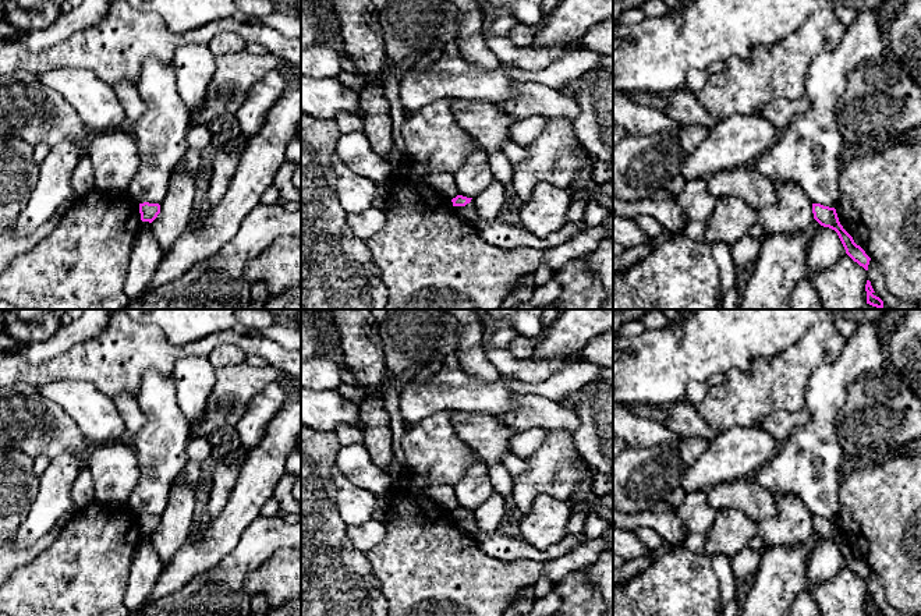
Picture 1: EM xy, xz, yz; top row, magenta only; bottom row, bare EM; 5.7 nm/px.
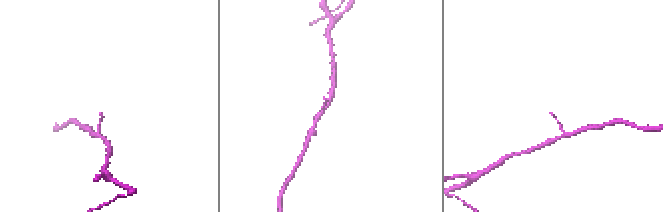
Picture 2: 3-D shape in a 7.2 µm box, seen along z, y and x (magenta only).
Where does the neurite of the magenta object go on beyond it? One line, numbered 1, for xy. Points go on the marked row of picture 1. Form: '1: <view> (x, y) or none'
1: none

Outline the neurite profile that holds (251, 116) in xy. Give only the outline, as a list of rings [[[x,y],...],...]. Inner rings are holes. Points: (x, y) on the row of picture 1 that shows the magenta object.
[[[269,71],[248,92],[241,107],[234,113],[245,138],[254,137],[263,125],[272,106],[283,96],[287,77],[280,71]]]

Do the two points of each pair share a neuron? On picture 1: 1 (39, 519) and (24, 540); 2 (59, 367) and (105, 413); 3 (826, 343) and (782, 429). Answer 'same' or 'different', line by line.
1: same
2: different
3: different

